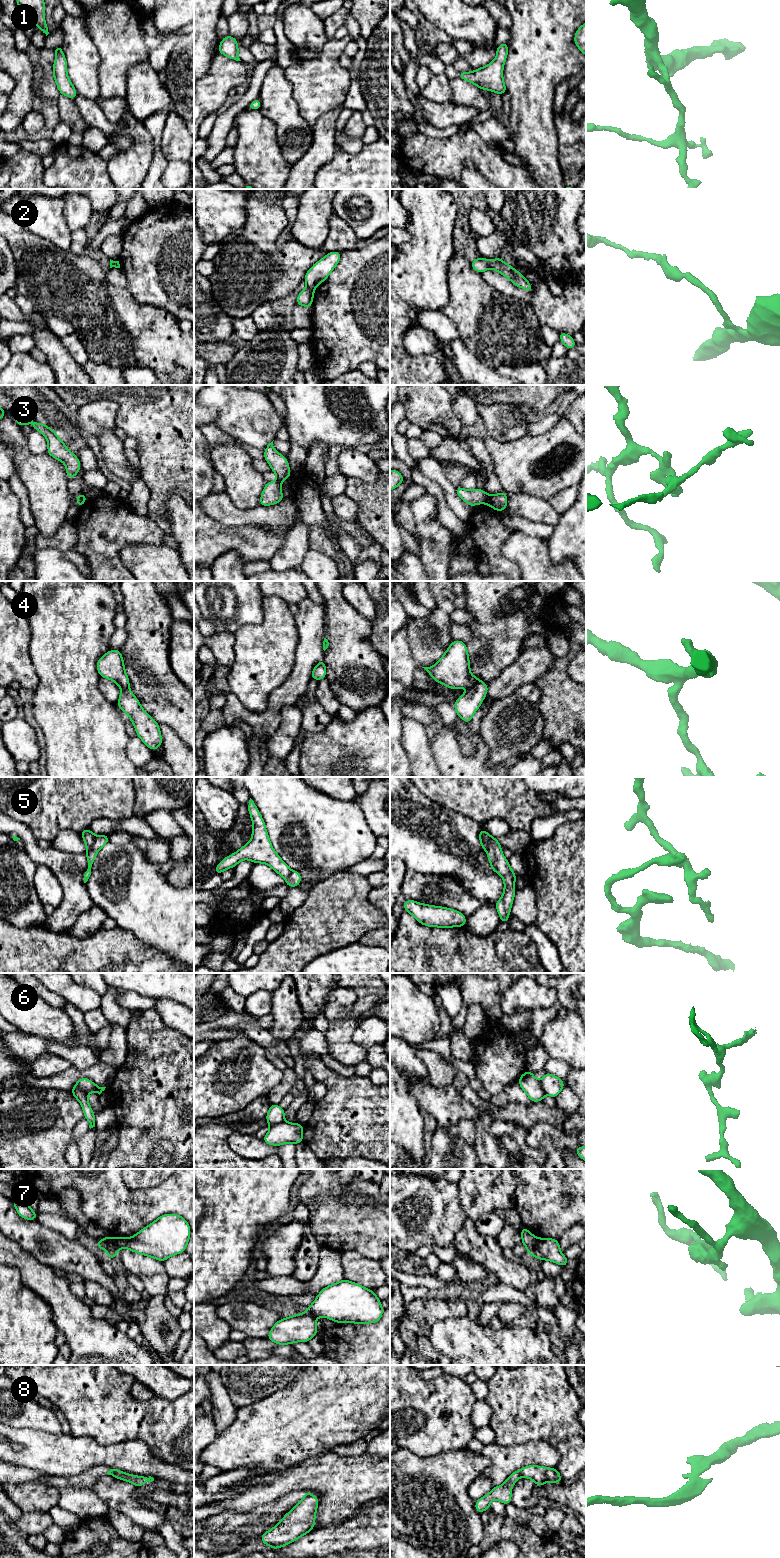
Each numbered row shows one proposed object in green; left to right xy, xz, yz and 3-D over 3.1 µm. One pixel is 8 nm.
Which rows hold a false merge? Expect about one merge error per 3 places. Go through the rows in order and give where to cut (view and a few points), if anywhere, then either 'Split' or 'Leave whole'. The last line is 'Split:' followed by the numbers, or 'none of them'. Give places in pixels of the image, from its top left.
1: No split. Leave whole
2: Split along xz (307, 287), (313, 291). Split
3: Split along yz (487, 494), (483, 502). Split
4: No split. Leave whole
5: Split along xy (95, 836), (92, 845), (86, 851). Split
6: Split along xz (283, 1120), (270, 1126). Split
7: Split along yz (537, 1238), (533, 1254). Split
8: Split along yz (520, 1470), (521, 1475). Split
Split: 2, 3, 5, 6, 7, 8

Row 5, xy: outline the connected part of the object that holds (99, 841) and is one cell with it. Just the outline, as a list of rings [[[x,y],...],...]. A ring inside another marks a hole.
[[[99,835],[95,836],[92,847],[86,851],[86,856],[88,860],[88,866],[84,874],[84,883],[86,883],[91,875],[93,862],[96,859],[97,852],[105,845],[109,843],[109,835]]]

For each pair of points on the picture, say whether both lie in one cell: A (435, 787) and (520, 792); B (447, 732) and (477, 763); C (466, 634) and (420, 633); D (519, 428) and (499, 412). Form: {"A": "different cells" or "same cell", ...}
{"A": "same cell", "B": "same cell", "C": "different cells", "D": "same cell"}

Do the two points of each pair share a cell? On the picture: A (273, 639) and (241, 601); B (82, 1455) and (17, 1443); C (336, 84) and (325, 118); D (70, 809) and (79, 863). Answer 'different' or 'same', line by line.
A: different
B: same
C: different
D: different

